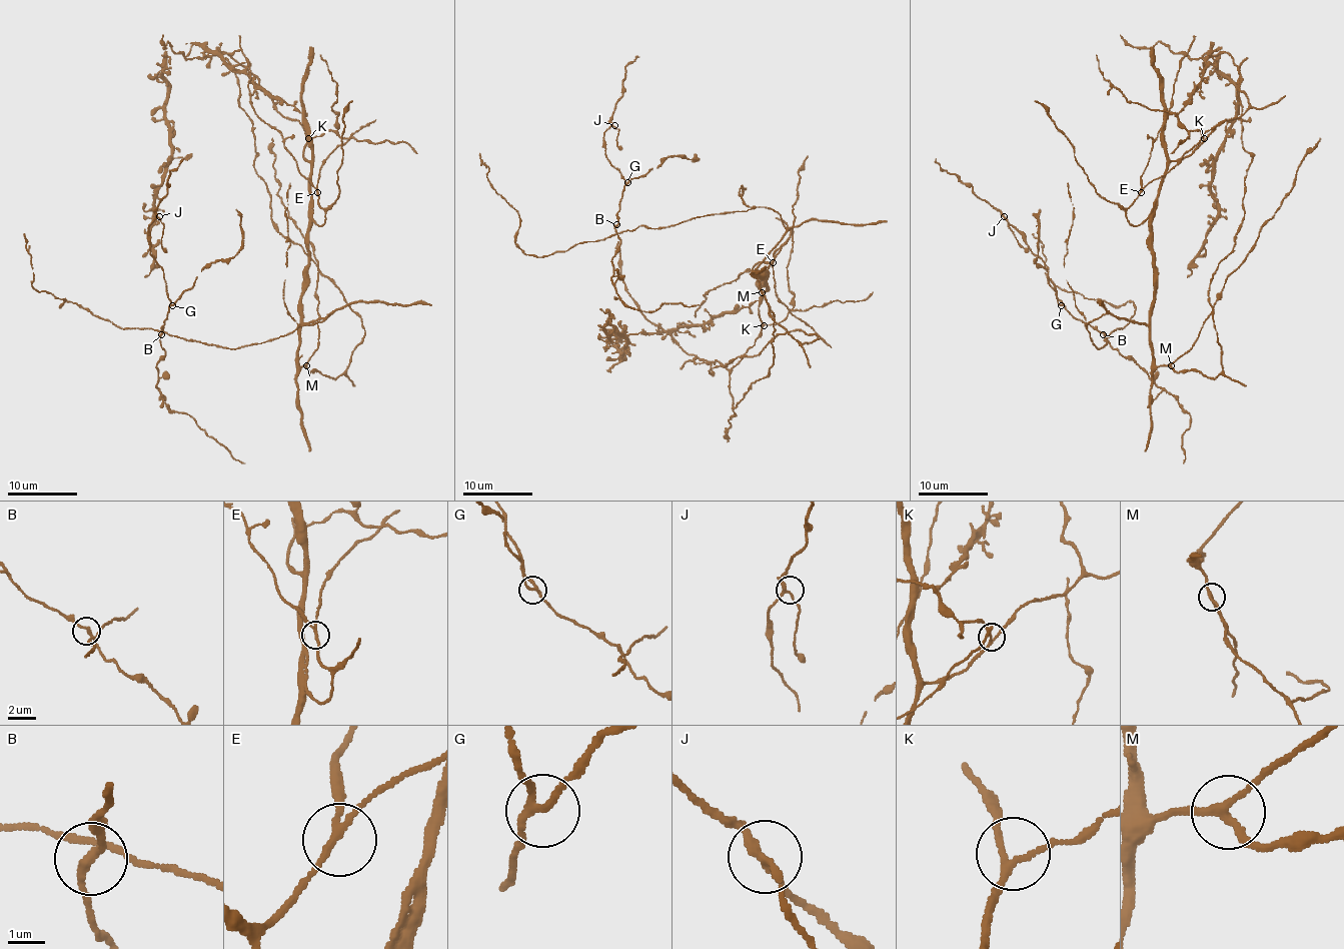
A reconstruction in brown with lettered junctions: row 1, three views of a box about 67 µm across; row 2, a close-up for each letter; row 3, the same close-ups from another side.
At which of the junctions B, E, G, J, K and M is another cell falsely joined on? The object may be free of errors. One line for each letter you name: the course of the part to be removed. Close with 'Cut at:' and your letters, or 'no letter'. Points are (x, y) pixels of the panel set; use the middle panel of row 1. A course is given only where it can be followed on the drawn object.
G: Course of the part to remove: (628, 183), (649, 169), (657, 167), (668, 157), (698, 158), (691, 160)
Cut at: G

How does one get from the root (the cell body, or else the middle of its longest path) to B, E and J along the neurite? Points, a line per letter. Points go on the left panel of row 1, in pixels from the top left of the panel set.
B: (308, 242), (301, 322), (315, 322), (331, 313), (320, 322), (298, 325), (282, 336), (237, 348), (161, 334)
E: (308, 242), (308, 225), (313, 219), (320, 225), (325, 218), (317, 192)
J: (308, 242), (301, 322), (331, 313), (261, 343), (223, 348), (162, 332), (169, 297), (149, 232), (159, 216)

